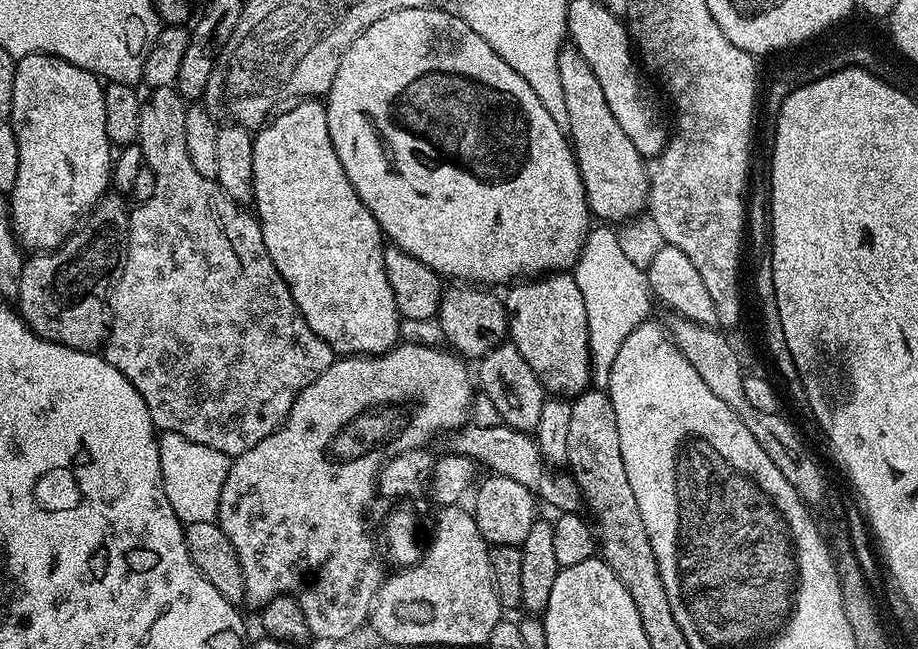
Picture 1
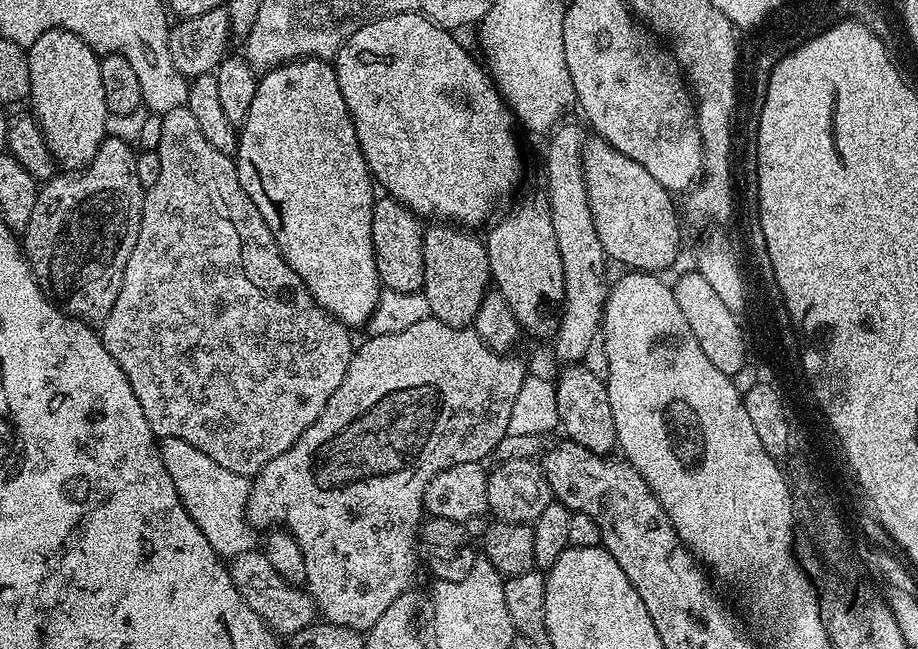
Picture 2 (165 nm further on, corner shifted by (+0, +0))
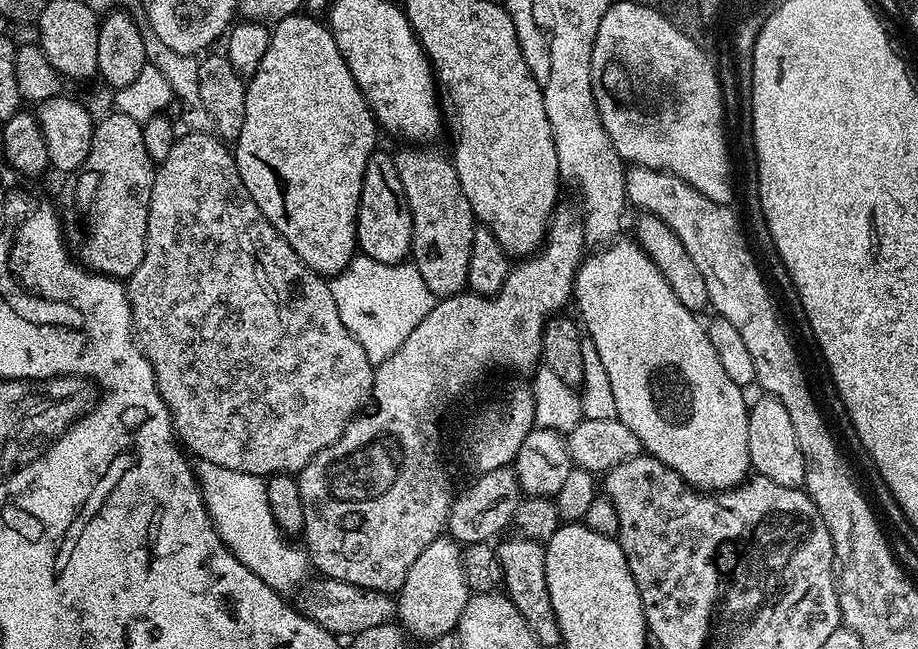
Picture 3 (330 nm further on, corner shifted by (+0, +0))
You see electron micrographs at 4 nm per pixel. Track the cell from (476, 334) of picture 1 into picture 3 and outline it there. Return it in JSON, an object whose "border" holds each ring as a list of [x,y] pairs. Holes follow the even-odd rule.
{"border":[[[404,146],[394,156],[398,178],[402,178],[402,190],[406,190],[406,202],[412,211],[410,260],[426,286],[430,286],[433,297],[456,296],[468,286],[470,246],[474,246],[478,221],[470,210],[470,202],[466,202],[466,194],[462,194],[451,159],[445,153],[443,156],[440,152],[420,151],[424,150]]]}

